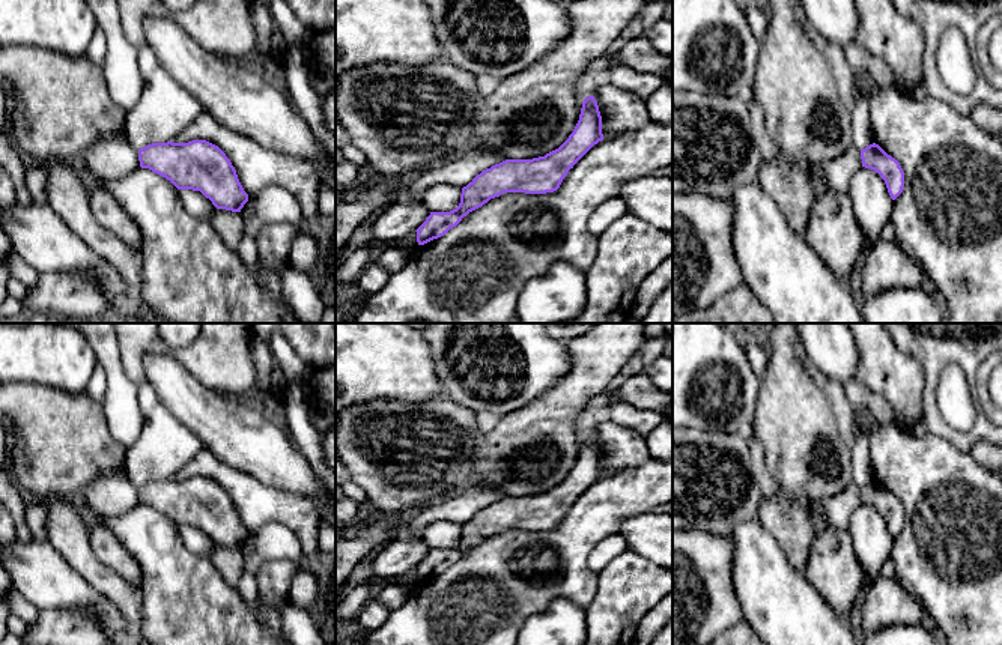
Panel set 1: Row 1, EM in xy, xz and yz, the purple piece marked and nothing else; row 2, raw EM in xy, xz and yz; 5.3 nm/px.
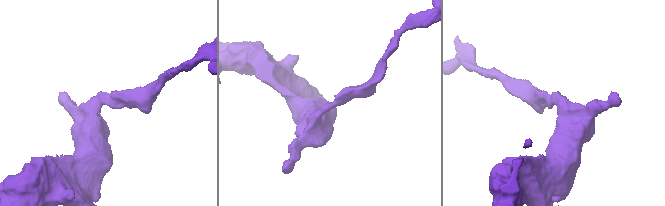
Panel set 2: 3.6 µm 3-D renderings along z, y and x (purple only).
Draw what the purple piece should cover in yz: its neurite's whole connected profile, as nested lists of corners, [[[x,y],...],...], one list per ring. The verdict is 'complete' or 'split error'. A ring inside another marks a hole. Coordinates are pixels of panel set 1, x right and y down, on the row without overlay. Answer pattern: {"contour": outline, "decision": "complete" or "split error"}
{"contour": [[[873,480],[859,487],[852,481],[843,492],[815,504],[817,516],[829,522],[832,528],[846,528],[856,508],[871,505],[885,517],[888,529],[895,537],[904,525],[904,508],[900,499]]], "decision": "split error"}

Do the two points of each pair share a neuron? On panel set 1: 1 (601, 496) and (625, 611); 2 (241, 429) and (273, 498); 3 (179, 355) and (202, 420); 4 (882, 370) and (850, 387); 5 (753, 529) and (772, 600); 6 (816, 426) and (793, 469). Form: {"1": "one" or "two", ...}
{"1": "two", "2": "two", "3": "two", "4": "two", "5": "one", "6": "one"}

